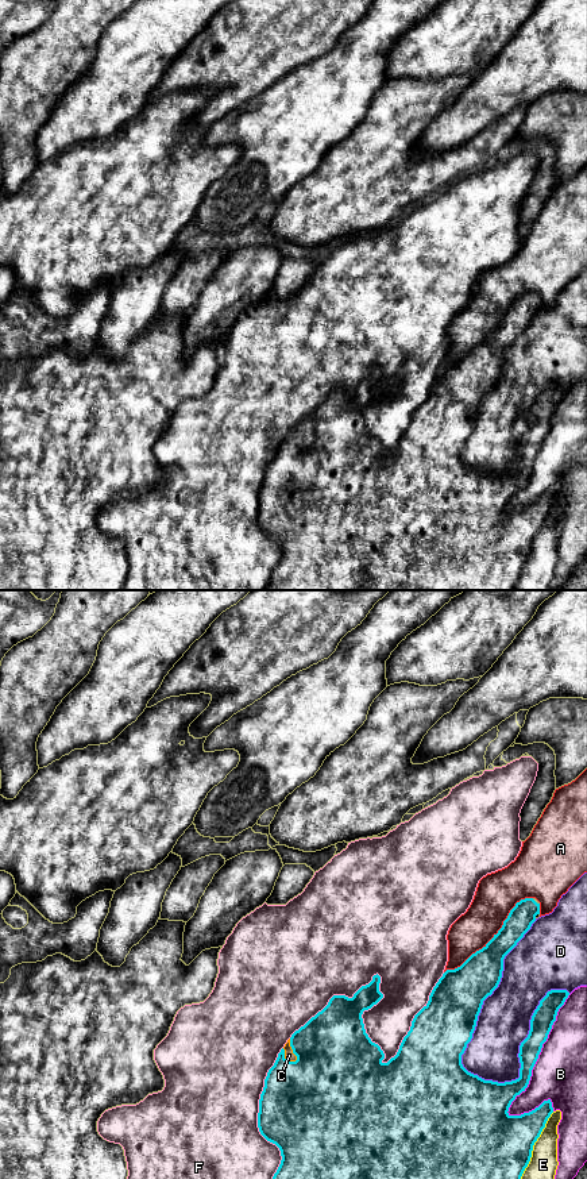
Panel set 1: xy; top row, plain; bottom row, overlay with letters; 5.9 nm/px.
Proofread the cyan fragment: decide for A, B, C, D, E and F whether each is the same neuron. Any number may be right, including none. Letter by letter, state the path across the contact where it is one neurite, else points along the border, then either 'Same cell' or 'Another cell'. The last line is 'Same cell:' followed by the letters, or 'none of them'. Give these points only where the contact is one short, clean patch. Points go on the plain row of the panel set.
A: Another cell
B: Another cell
C: Path across: xy (335, 450), (293, 446), (289, 450). Same cell
D: Another cell
E: Another cell
F: Another cell
Same cell: C

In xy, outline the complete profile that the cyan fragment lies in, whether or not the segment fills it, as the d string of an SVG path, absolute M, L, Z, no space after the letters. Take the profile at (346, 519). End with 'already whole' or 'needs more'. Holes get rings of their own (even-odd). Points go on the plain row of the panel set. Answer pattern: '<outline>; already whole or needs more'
M533 293L521 294L482 344L460 362L447 365L428 398L414 411L397 450L387 458L382 456L385 448L366 428L362 413L364 405L383 393L378 369L352 393L333 390L321 407L291 429L269 465L259 494L259 527L279 543L282 551L264 590L514 590L553 502L548 494L521 510L507 506L528 482L542 439L569 388L551 385L540 396L529 429L520 440L518 474L505 478L484 475L463 462L462 450L472 434L483 396L501 377L505 351L530 324L537 309L540 298Z; needs more

